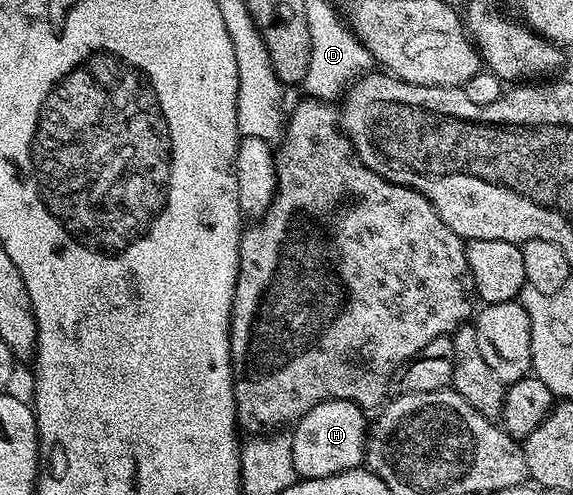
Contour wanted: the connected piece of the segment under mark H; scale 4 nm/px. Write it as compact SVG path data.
M332 399L313 406L292 430L293 463L300 478L318 479L349 471L364 462L368 418L357 403Z

